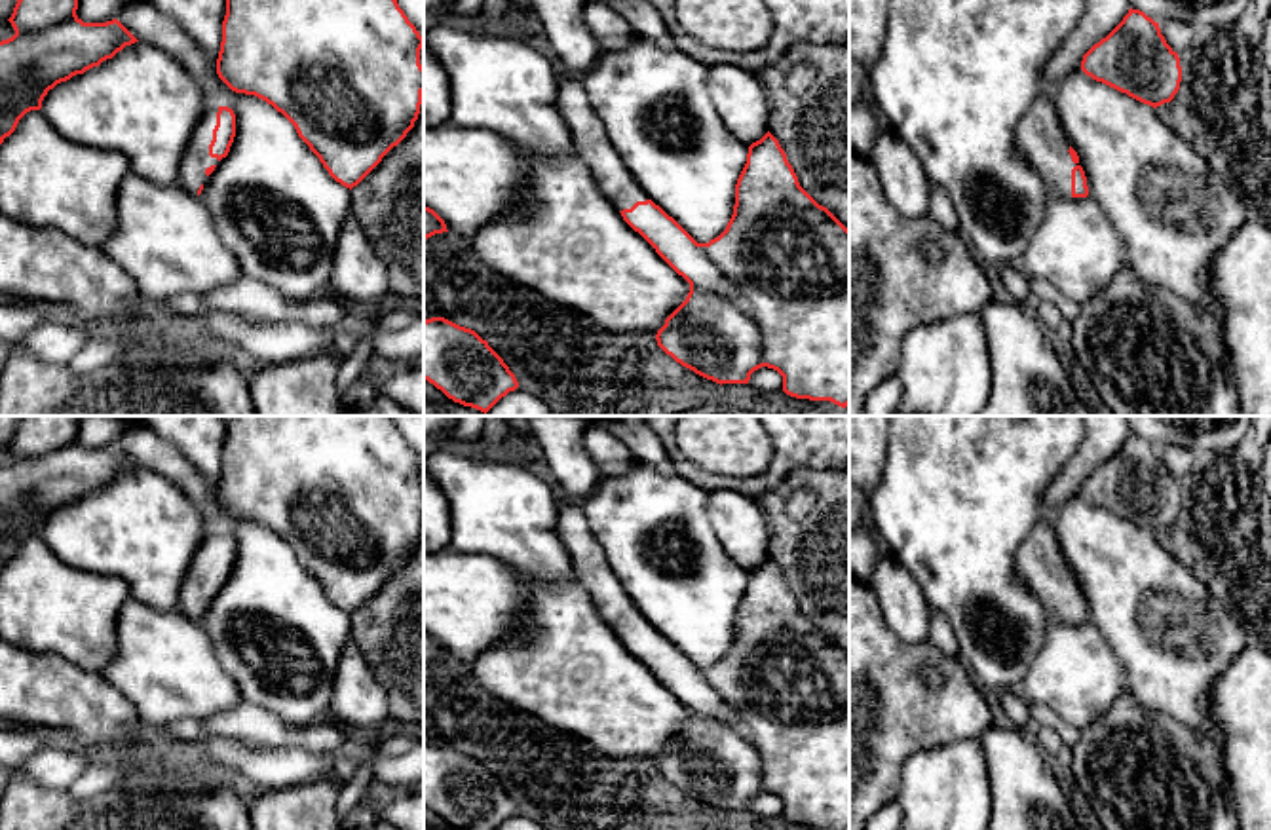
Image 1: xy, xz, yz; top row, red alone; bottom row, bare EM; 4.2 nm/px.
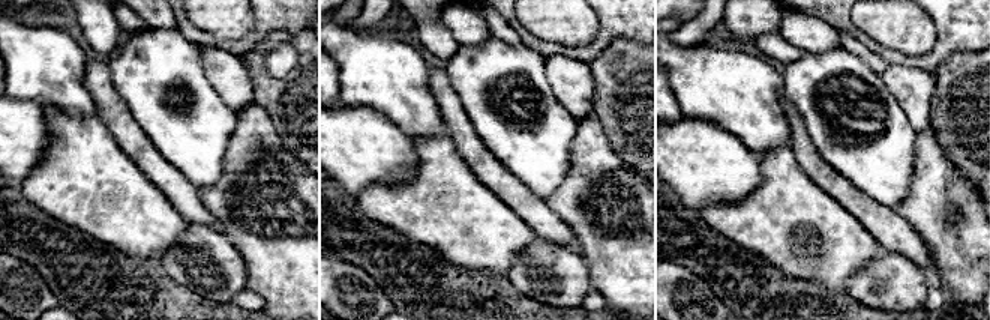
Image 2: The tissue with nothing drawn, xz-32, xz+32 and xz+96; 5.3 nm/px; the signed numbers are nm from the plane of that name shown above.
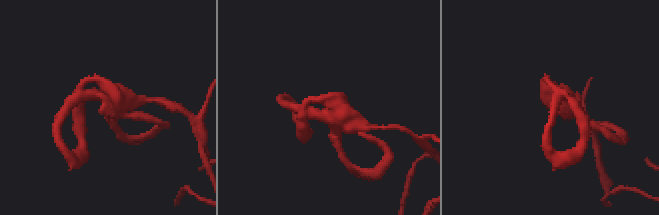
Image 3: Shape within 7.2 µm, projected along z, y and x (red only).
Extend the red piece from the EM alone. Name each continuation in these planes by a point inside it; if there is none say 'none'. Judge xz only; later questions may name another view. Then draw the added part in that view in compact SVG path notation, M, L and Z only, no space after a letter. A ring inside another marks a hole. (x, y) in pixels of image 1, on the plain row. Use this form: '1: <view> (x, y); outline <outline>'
1: xz (591, 568); outline M559 501L557 536L564 543L576 581L589 593L604 623L617 634L646 627L646 617L623 591L606 553L595 539L583 507Z

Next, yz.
1: yz (1040, 565); outline M1043 519L1034 526L1016 551L1015 570L1051 615L1072 623L1072 594L1079 589L1072 587L1070 564L1056 543L1053 522Z

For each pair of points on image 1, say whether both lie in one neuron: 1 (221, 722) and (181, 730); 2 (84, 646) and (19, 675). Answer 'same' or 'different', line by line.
1: same
2: different

